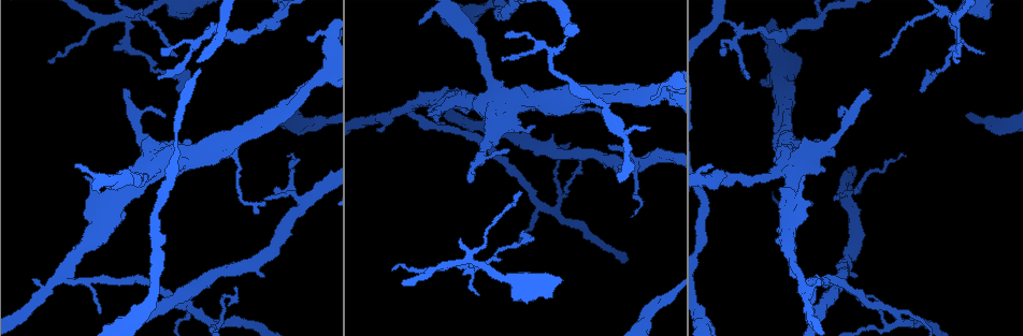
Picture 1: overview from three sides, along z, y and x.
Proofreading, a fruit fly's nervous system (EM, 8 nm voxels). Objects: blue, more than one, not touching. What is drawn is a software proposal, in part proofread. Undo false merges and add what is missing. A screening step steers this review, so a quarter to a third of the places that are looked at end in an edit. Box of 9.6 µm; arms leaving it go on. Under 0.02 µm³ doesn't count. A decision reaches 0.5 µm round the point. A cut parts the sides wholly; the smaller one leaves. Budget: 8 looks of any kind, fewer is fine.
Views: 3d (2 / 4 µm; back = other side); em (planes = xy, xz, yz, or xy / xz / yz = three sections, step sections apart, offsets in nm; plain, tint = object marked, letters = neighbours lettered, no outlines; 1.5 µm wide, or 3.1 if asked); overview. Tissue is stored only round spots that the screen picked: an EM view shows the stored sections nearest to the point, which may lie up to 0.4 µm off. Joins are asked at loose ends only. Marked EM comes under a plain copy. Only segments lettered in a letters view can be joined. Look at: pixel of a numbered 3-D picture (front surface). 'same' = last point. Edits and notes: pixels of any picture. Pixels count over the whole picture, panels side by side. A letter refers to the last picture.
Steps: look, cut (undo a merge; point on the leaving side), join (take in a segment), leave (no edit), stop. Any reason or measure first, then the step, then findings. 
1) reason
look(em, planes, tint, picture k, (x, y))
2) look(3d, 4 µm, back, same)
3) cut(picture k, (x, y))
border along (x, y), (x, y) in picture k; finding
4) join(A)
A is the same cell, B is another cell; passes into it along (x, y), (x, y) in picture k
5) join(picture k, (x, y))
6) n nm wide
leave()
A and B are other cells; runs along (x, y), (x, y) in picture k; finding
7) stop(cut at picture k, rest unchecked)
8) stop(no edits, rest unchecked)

arms part here
look(em, planes, letters, picture 1, (552, 55))

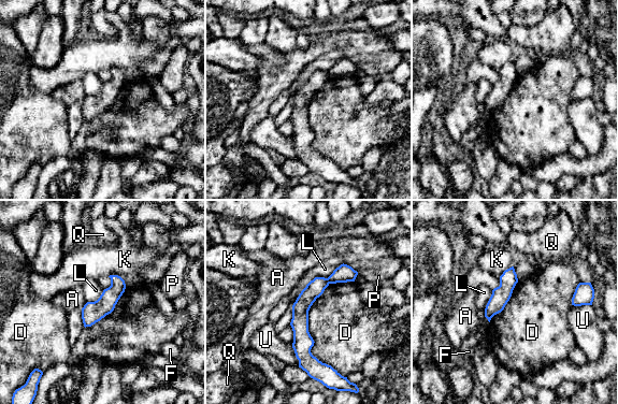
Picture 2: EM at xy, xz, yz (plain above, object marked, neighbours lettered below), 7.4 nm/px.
cut(picture 2, (315, 288))
A, D, F, K, L, P, Q and U are other cells; the part that leaves runs along (321, 279), (301, 306), (314, 368) in picture 2; two neurons meet here

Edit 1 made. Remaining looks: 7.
branch stops here
look(3d, 2 µm, back, picture 1, (466, 179))

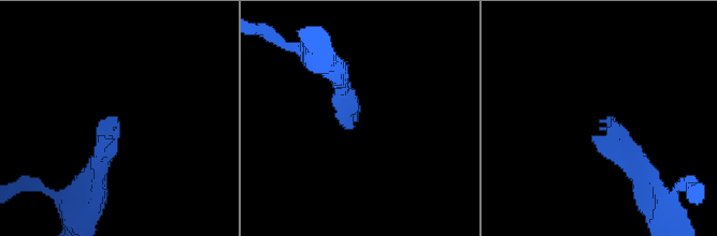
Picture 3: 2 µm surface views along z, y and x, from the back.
shape alone is not enough
look(em, yz, step 4, tint, picture 3, (607, 117))

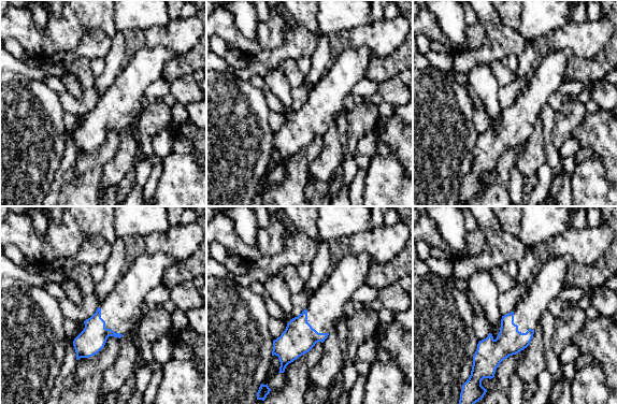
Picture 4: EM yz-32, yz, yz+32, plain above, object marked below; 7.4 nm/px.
look(em, xz, step 8, letters, same)

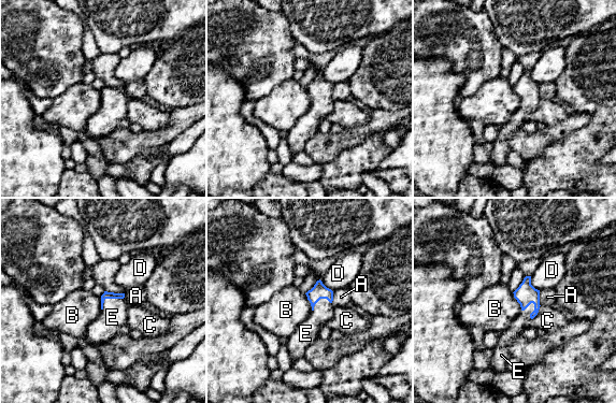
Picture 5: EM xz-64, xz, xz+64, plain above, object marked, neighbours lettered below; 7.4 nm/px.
join(E)
E is the same cell, A, B, C and D are other cells; passes into it along (106, 294), (109, 298), (113, 316) in picture 5; the neuron continues

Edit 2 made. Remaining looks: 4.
look(overview)

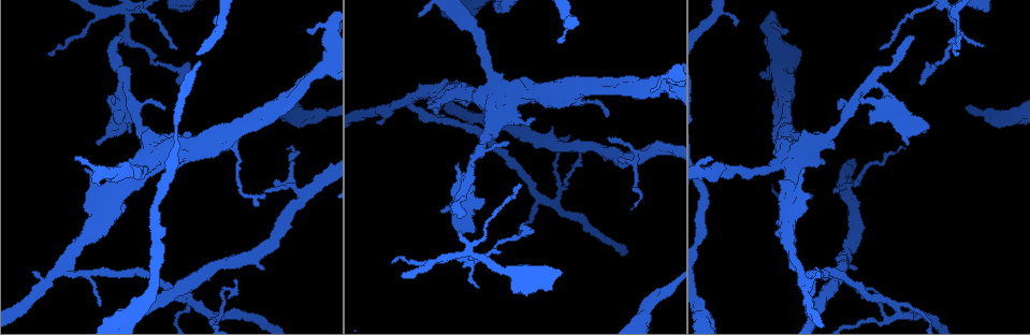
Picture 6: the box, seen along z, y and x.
look(3d, 4 µm, picture 6, (464, 212))

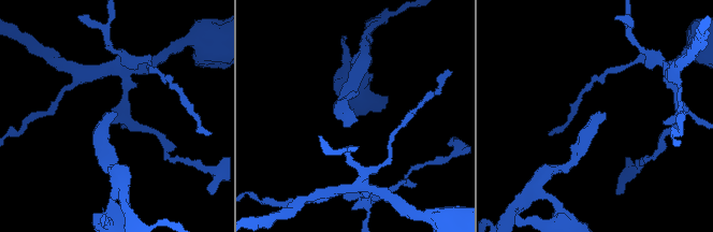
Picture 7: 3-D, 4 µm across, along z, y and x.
look(em, planes, letters, picture 7, (599, 116))

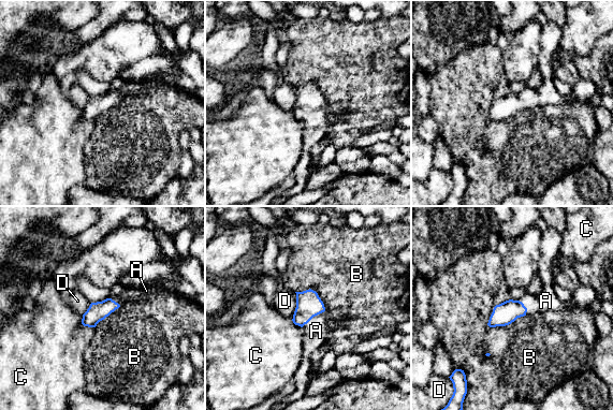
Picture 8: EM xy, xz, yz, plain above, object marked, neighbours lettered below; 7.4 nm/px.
join(A)
A is the same cell, B, C and D are other cells; passes into it along (308, 304), (312, 317), (316, 331) in picture 8; it goes on there

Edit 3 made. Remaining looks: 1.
stop(cut at picture 2, join at picture 5, join at picture 8, rest unchecked)

